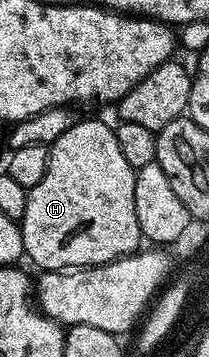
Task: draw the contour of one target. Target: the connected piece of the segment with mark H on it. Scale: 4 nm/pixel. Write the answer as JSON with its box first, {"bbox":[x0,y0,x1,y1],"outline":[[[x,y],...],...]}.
{"bbox":[21,120,143,271],"outline":[[[76,120],[75,125],[69,127],[65,135],[61,135],[61,139],[49,146],[45,176],[27,194],[25,215],[21,222],[26,260],[40,265],[38,268],[43,271],[63,271],[68,267],[104,265],[136,252],[143,237],[133,199],[136,172],[121,156],[117,135],[110,124],[107,126],[103,121]]]}

